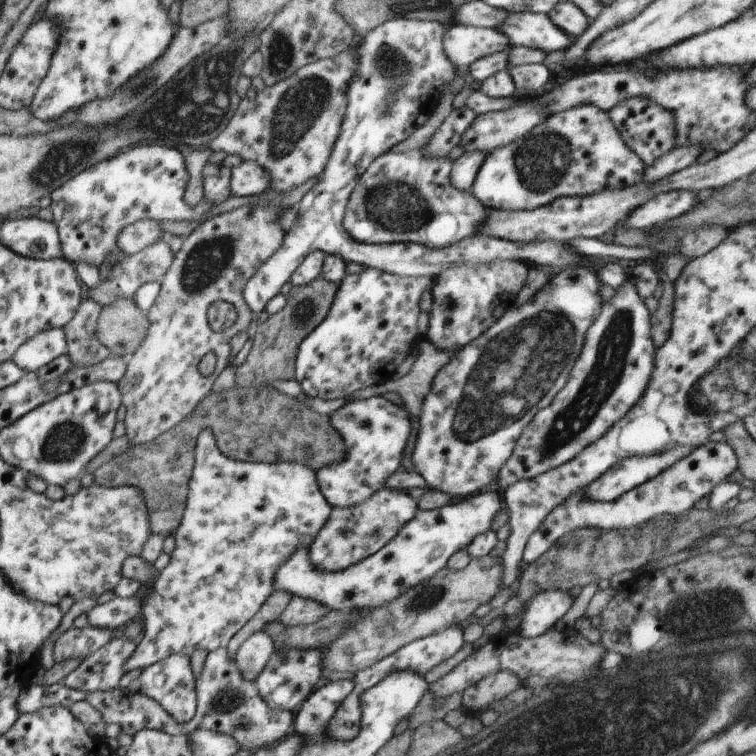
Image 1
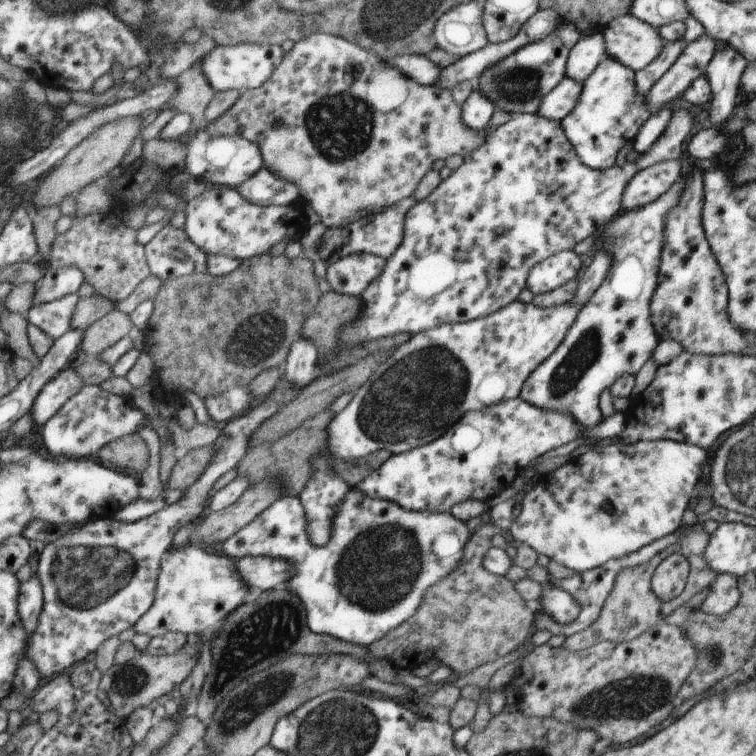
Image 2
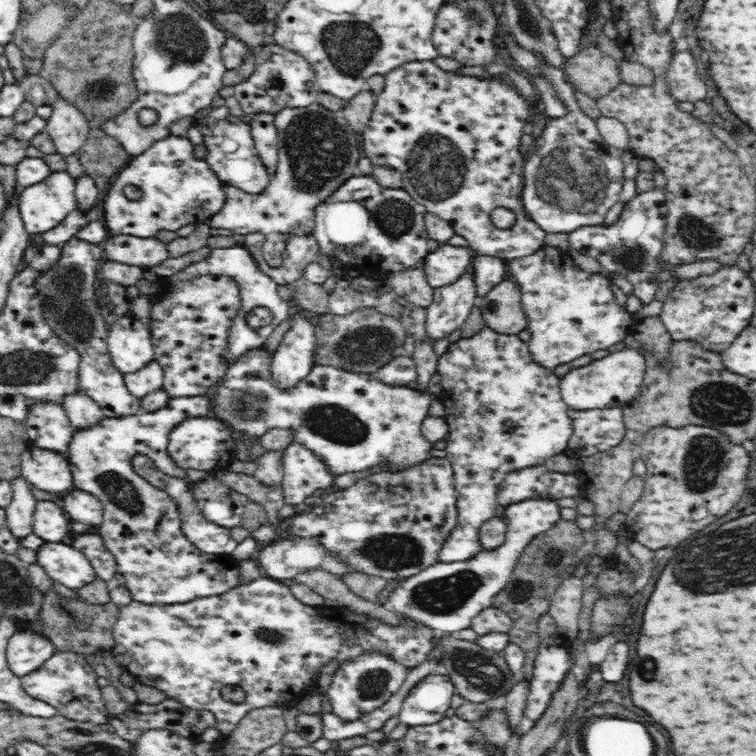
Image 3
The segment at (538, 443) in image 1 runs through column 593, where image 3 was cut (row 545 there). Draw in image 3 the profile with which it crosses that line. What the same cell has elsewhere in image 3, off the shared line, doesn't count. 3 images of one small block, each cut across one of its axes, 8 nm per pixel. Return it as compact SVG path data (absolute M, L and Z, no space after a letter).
M446 457L432 458L401 472L379 471L358 479L354 485L331 494L324 493L318 506L307 508L292 517L294 537L315 538L334 557L346 561L354 572L387 580L406 579L420 575L439 562L440 548L459 524L458 493L454 484L454 469Z

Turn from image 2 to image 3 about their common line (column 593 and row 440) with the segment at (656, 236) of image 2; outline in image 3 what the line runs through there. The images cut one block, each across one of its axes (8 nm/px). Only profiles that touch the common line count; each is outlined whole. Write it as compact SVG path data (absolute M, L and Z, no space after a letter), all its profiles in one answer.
M265 345L246 352L230 363L226 374L210 391L212 403L208 417L224 420L244 438L260 437L273 428L294 429L294 442L312 449L336 476L345 472L362 472L377 466L381 466L382 471L401 472L426 462L434 450L432 443L424 438L421 431L421 424L427 418L434 398L429 391L389 385L366 373L356 374L341 368L317 365L298 384L284 391L277 388L271 379L271 358Z

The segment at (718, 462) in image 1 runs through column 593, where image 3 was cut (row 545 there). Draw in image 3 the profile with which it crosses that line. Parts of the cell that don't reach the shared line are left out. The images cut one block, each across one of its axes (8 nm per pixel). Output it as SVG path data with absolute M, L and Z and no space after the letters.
M528 499L510 504L505 509L503 520L507 532L505 542L497 549L482 550L466 561L439 561L420 575L400 579L397 587L389 594L387 606L415 622L428 625L436 632L457 635L460 630L470 628L471 620L484 609L492 607L494 596L512 581L516 562L533 540L532 528L536 518L530 512L538 512L538 534L546 532L561 520L556 499Z

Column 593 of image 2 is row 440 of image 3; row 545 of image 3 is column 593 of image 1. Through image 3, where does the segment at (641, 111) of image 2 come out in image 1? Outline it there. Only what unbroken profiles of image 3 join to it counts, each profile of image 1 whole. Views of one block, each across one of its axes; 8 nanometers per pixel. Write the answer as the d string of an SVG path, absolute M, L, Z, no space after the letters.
M584 104L550 114L533 131L522 136L522 139L488 152L471 190L490 209L530 211L553 203L555 199L594 195L604 188L631 186L644 176L645 168L641 158L625 144L620 130L613 124L608 112L595 105Z

